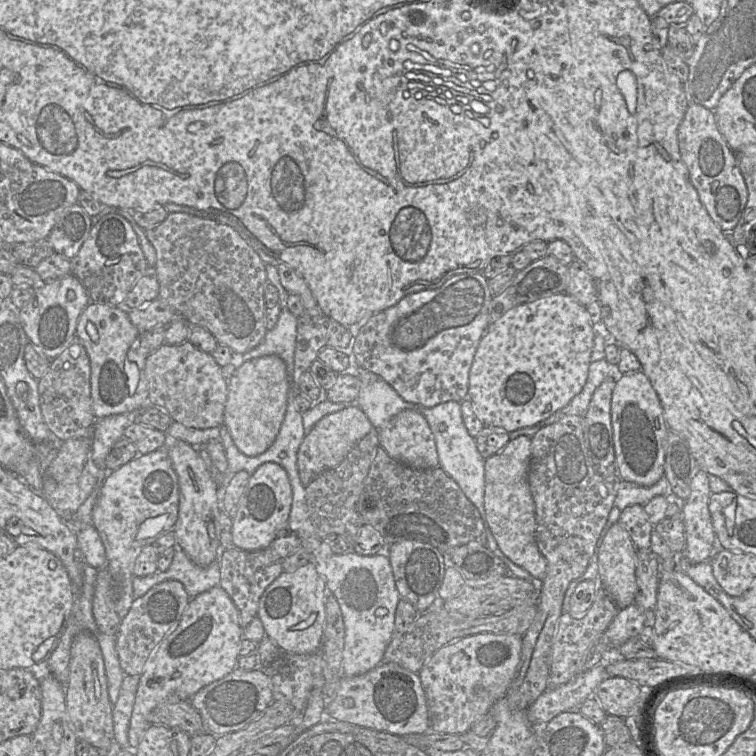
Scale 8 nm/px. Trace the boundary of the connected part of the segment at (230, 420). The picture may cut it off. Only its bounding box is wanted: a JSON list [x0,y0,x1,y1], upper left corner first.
[224,355,289,456]

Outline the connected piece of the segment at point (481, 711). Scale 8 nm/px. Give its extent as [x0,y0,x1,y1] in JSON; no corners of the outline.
[418,633,522,734]

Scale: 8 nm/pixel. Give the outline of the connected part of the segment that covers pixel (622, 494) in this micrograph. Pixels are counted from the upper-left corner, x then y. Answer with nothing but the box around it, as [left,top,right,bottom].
[614,475,670,511]

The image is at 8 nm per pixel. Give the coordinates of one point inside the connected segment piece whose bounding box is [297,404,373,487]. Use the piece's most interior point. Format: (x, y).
(331, 439)

